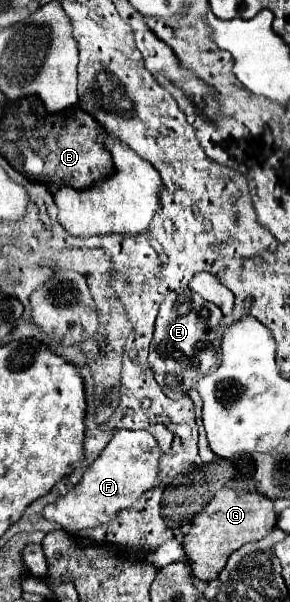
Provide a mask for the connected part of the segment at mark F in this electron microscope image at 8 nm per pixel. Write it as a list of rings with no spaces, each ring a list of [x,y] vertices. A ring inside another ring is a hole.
[[[116,431],[98,459],[84,471],[80,483],[76,483],[64,497],[44,507],[44,519],[58,523],[68,533],[78,533],[82,529],[98,527],[112,521],[118,511],[132,507],[144,491],[156,485],[158,459],[158,443],[148,431]]]

